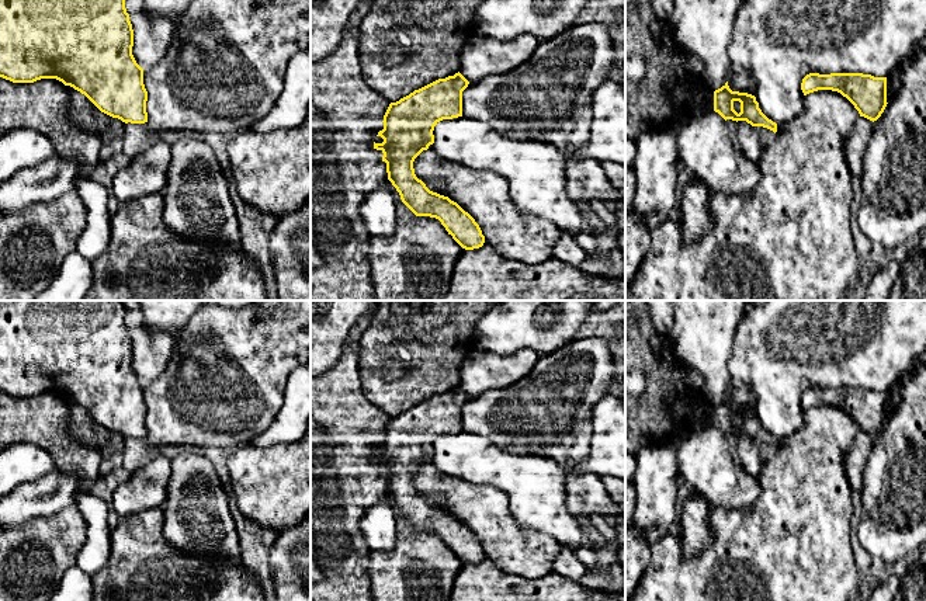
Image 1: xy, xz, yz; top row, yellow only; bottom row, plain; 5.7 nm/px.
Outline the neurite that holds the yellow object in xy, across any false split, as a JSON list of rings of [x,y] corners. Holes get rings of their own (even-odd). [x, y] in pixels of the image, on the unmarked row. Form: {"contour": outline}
{"contour": [[[0,300],[0,392],[13,397],[34,397],[41,393],[56,393],[65,400],[84,409],[101,427],[128,438],[148,437],[148,406],[143,399],[143,383],[132,369],[133,344],[125,323],[121,300]]]}

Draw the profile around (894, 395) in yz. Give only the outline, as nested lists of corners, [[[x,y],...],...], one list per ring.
[[[904,375],[892,388],[887,392],[887,417],[891,417],[896,406],[902,399],[902,385],[906,375]]]

